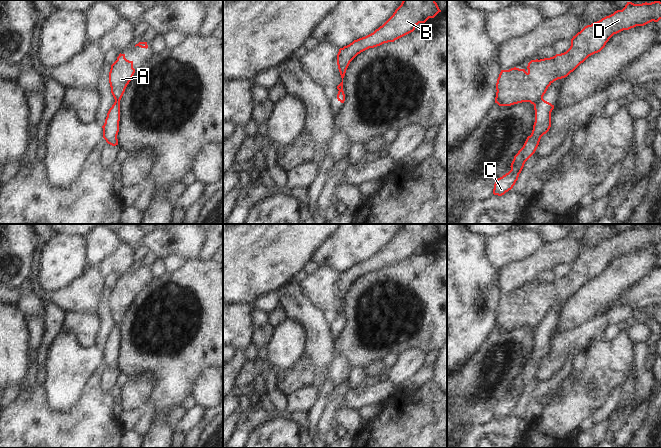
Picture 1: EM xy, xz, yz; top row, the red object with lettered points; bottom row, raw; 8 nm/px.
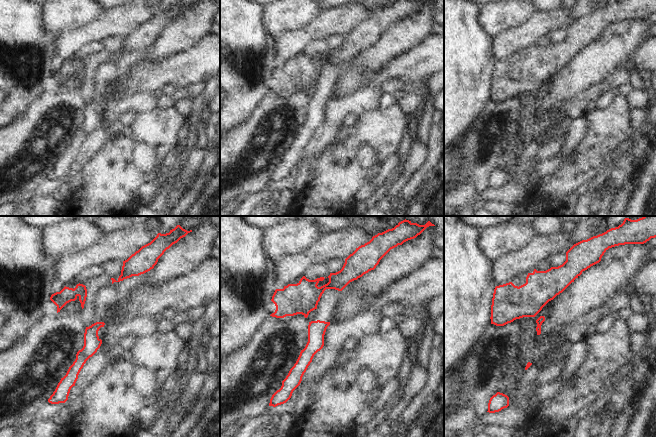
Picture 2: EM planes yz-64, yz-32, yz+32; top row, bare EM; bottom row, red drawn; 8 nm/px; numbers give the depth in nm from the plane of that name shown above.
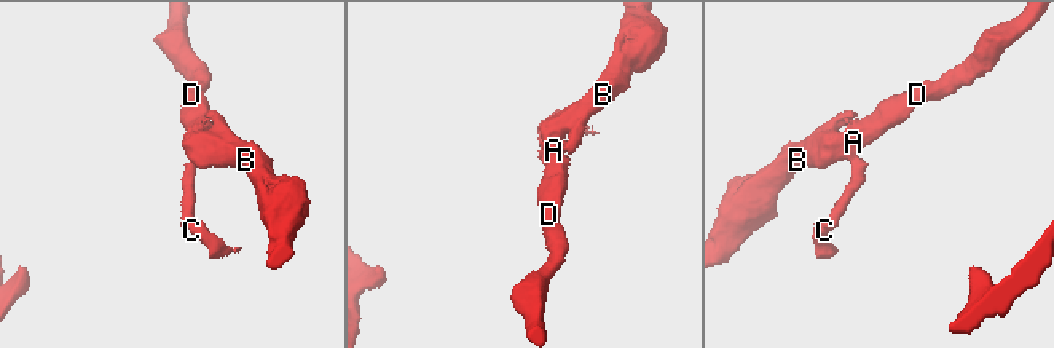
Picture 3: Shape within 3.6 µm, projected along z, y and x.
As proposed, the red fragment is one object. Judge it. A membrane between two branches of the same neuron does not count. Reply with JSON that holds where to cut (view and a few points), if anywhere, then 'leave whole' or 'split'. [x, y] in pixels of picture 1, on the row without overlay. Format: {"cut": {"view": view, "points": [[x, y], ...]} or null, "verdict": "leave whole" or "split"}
{"cut": {"view": "yz", "points": [[542, 321], [534, 329]]}, "verdict": "split"}

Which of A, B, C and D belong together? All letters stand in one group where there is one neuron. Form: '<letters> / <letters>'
A B D / C

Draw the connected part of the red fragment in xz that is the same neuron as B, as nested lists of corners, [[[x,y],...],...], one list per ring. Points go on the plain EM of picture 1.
[[[403,224],[393,239],[373,257],[354,264],[339,273],[337,289],[342,306],[337,310],[343,315],[343,302],[350,286],[361,276],[380,270],[413,256],[419,247],[434,242],[441,234],[435,224]]]

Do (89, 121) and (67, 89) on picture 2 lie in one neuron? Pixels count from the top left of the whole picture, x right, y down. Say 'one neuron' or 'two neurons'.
two neurons

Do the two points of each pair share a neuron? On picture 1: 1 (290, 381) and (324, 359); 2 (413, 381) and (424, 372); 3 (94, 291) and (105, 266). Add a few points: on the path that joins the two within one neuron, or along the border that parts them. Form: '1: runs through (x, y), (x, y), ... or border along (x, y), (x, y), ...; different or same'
1: border along (305, 353), (314, 369), (313, 383); different
2: runs through (416, 380), (421, 375); same
3: border along (95, 266), (103, 278); different

